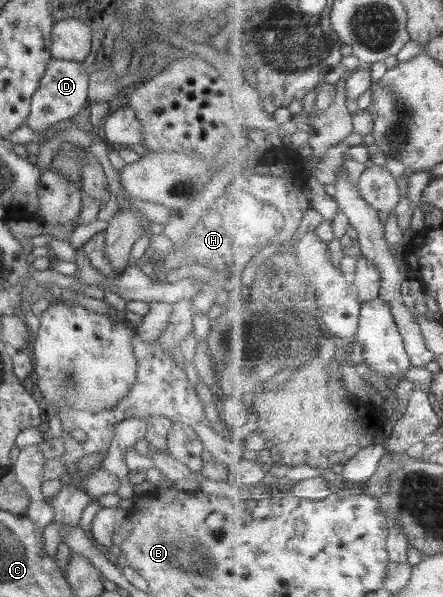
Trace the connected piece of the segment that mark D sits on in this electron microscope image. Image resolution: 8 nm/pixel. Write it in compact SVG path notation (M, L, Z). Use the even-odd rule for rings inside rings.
M51 58L31 96L29 115L25 122L30 130L34 134L46 132L56 122L69 119L82 110L88 98L88 79L89 70L83 64L68 59Z

